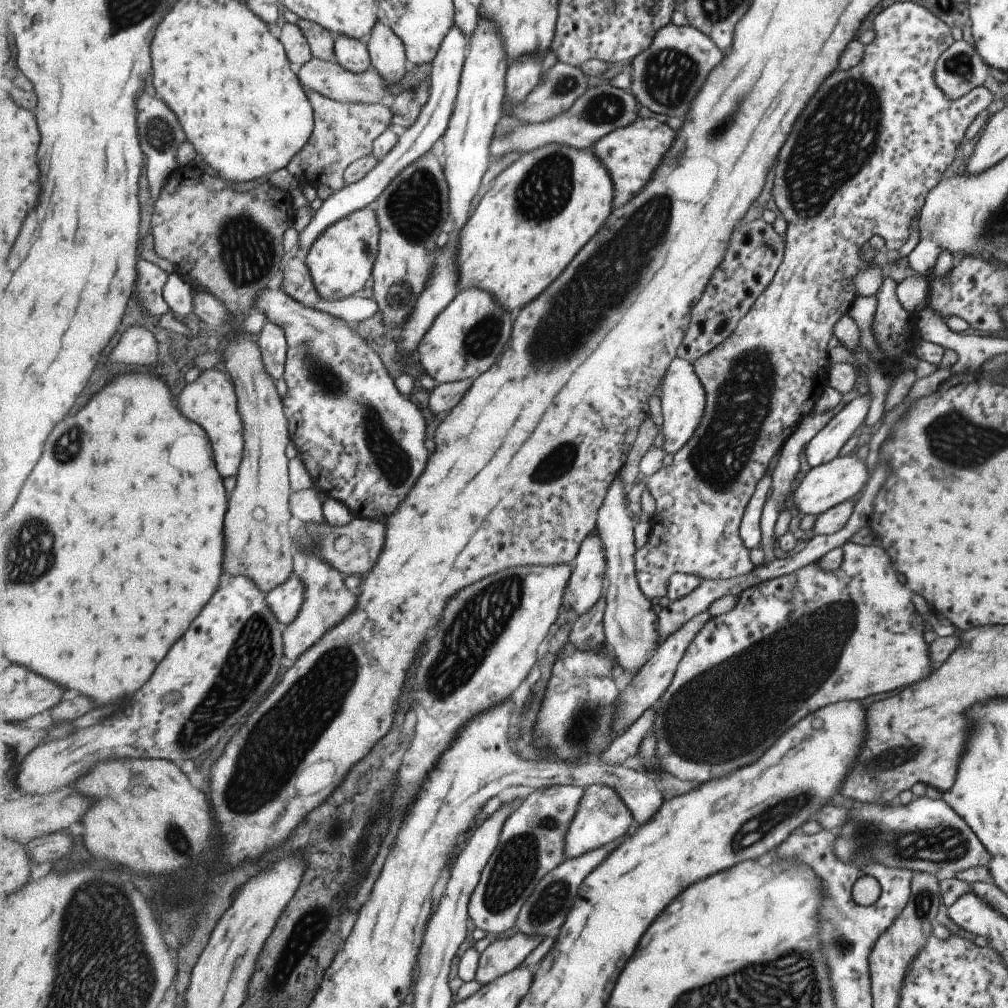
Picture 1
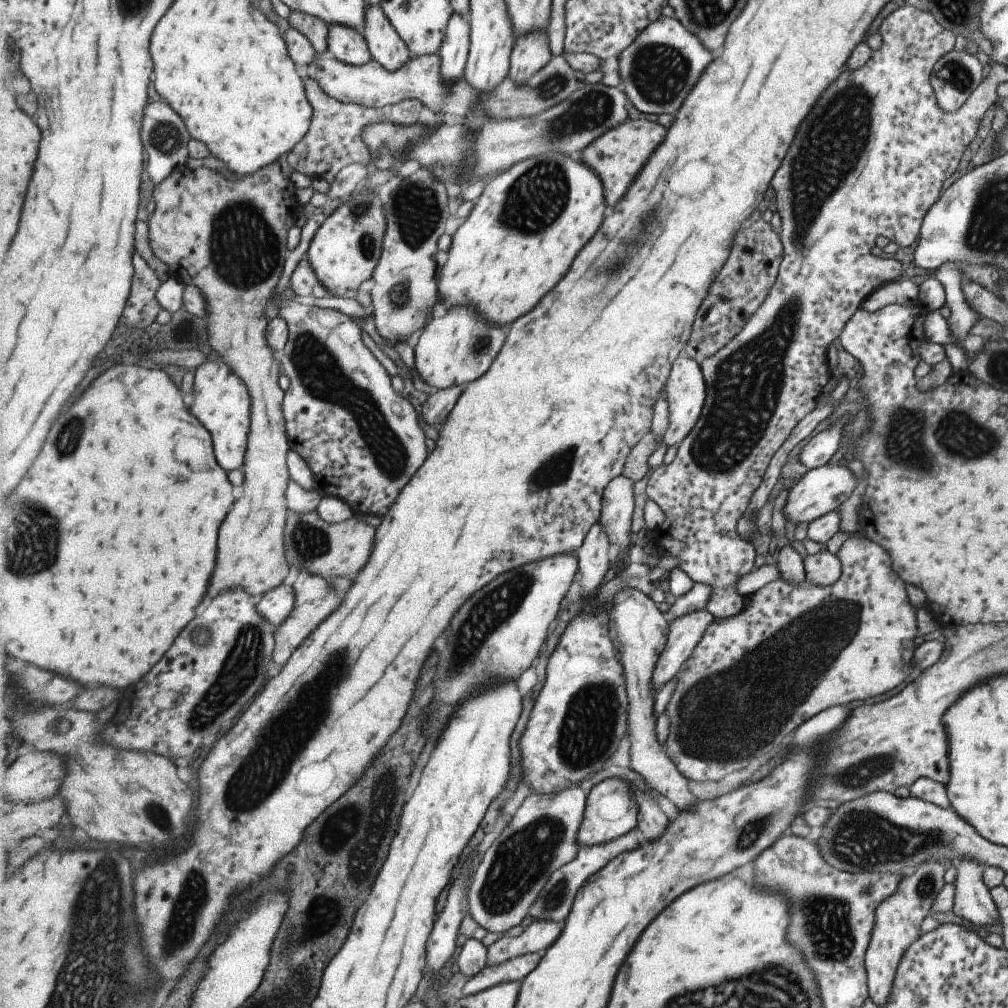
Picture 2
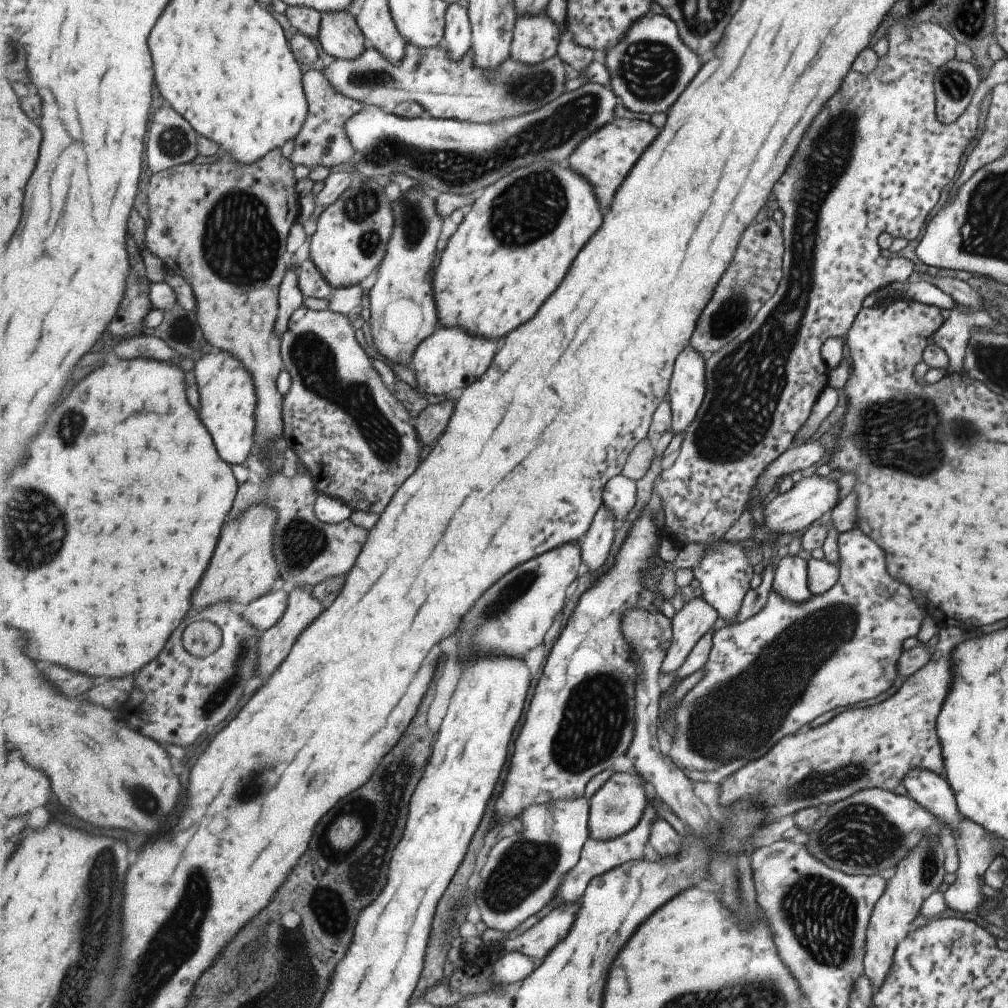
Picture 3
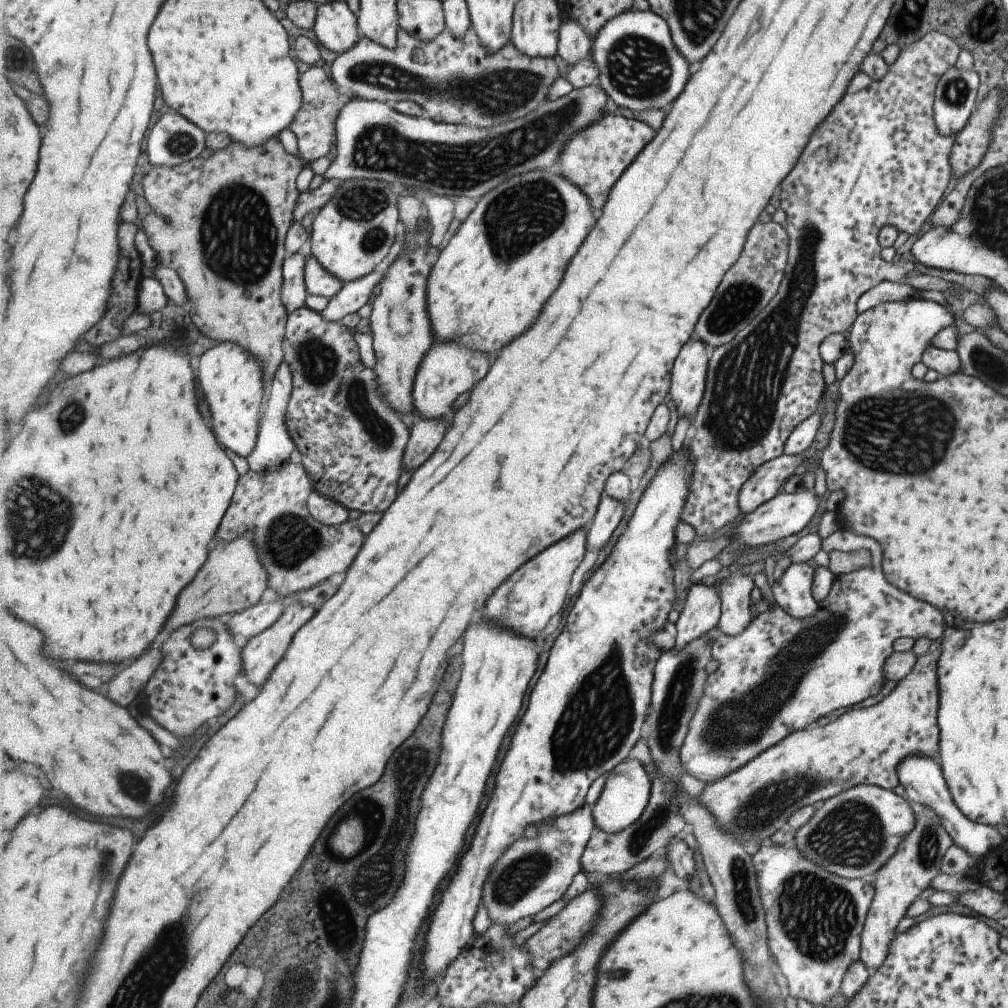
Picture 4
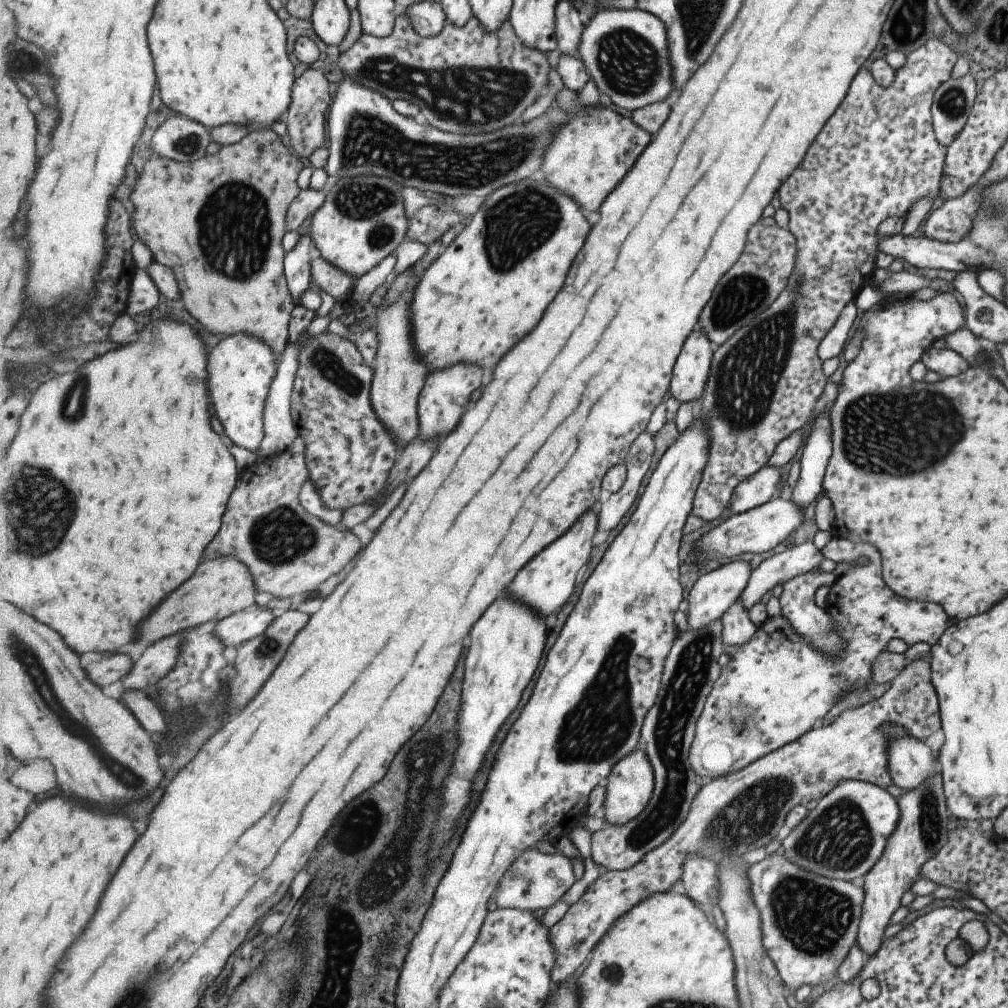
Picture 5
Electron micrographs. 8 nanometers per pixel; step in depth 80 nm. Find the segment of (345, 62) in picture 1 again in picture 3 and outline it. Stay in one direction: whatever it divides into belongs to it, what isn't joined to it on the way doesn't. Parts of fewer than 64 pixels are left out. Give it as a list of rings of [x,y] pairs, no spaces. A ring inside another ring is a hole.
[[[348,11],[323,13],[317,39],[336,59],[353,60],[360,57],[369,45],[356,16]]]

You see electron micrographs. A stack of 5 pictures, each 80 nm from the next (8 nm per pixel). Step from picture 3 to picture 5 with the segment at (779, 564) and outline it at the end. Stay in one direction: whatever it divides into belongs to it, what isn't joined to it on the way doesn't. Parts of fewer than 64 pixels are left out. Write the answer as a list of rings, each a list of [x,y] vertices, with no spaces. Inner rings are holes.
[[[809,571],[808,573],[797,575],[788,580],[781,590],[778,602],[781,608],[781,614],[791,624],[792,629],[796,631],[801,638],[807,639],[808,643],[816,651],[824,651],[825,655],[840,655],[844,650],[846,642],[836,631],[831,617],[825,612],[825,609],[819,608],[814,602],[815,591],[820,586],[830,586],[837,580],[837,575],[833,573],[821,573]]]

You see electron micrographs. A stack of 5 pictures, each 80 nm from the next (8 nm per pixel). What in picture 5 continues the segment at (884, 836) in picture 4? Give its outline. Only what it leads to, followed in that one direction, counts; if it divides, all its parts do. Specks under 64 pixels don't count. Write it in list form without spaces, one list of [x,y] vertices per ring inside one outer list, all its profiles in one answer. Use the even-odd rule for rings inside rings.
[[[845,779],[818,798],[815,808],[808,810],[805,818],[780,840],[781,850],[785,859],[811,874],[850,881],[864,876],[875,864],[898,816],[896,800],[885,789]]]

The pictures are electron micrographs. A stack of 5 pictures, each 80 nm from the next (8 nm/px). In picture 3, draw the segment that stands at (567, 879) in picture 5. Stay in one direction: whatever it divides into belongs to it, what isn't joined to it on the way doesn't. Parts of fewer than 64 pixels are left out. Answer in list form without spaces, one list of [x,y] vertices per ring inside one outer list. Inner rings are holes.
[[[581,797],[559,801],[554,805],[529,807],[519,819],[524,825],[523,832],[505,836],[494,844],[481,869],[481,882],[472,892],[480,906],[482,919],[489,928],[514,935],[532,922],[537,912],[541,912],[545,906],[553,902],[553,899],[557,897],[560,884],[564,881],[566,874],[579,864],[582,850],[591,838],[589,824],[591,801],[591,799]]]

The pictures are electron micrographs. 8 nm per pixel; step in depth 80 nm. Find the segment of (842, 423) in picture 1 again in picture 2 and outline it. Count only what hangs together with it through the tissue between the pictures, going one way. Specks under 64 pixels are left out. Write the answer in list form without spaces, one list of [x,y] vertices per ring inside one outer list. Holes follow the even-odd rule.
[[[839,422],[834,426],[829,426],[828,430],[815,434],[801,448],[801,451],[797,454],[797,460],[805,468],[814,469],[822,467],[838,449],[837,445],[843,430],[843,424]]]

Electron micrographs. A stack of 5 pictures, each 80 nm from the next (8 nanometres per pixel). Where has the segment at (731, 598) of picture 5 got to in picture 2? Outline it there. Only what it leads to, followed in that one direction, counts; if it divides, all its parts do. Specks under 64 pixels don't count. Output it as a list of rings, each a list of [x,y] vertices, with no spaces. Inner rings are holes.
[[[708,608],[699,609],[692,613],[686,614],[681,618],[675,619],[674,623],[670,626],[670,639],[668,640],[666,649],[658,660],[654,670],[654,686],[653,688],[659,692],[662,686],[681,674],[682,666],[693,656],[693,651],[700,644],[704,634],[708,632],[715,620],[714,615]]]

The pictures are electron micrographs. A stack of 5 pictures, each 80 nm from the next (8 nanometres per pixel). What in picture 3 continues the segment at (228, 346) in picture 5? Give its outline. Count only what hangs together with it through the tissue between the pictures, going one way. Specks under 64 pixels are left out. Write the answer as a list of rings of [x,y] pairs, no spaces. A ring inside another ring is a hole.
[[[229,351],[207,353],[195,362],[194,376],[200,394],[201,416],[217,442],[219,454],[229,464],[245,465],[255,448],[258,396],[253,373]]]

